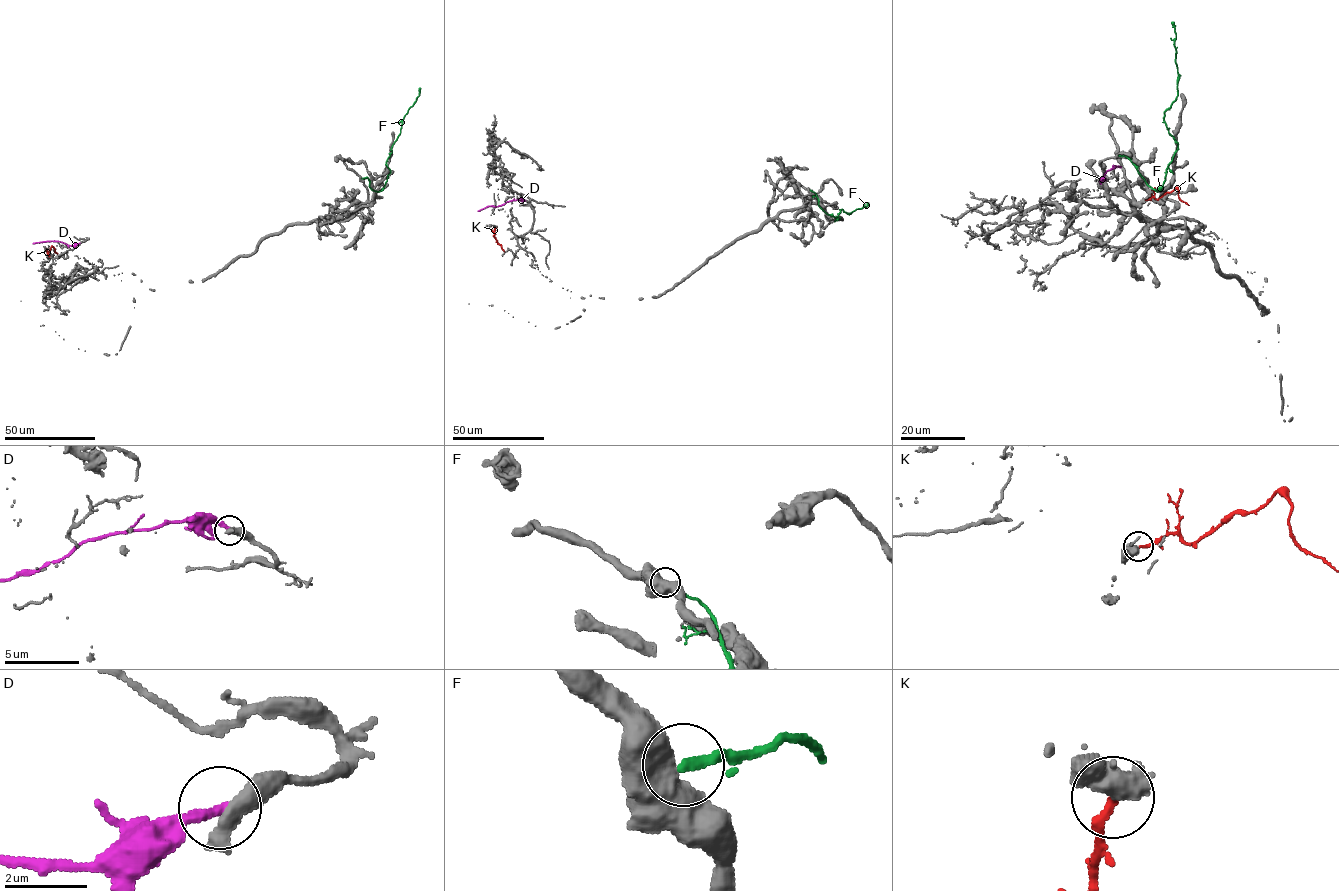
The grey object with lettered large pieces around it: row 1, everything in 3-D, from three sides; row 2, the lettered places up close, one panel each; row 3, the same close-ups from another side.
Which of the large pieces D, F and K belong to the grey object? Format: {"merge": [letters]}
{"merge": ["K"]}

